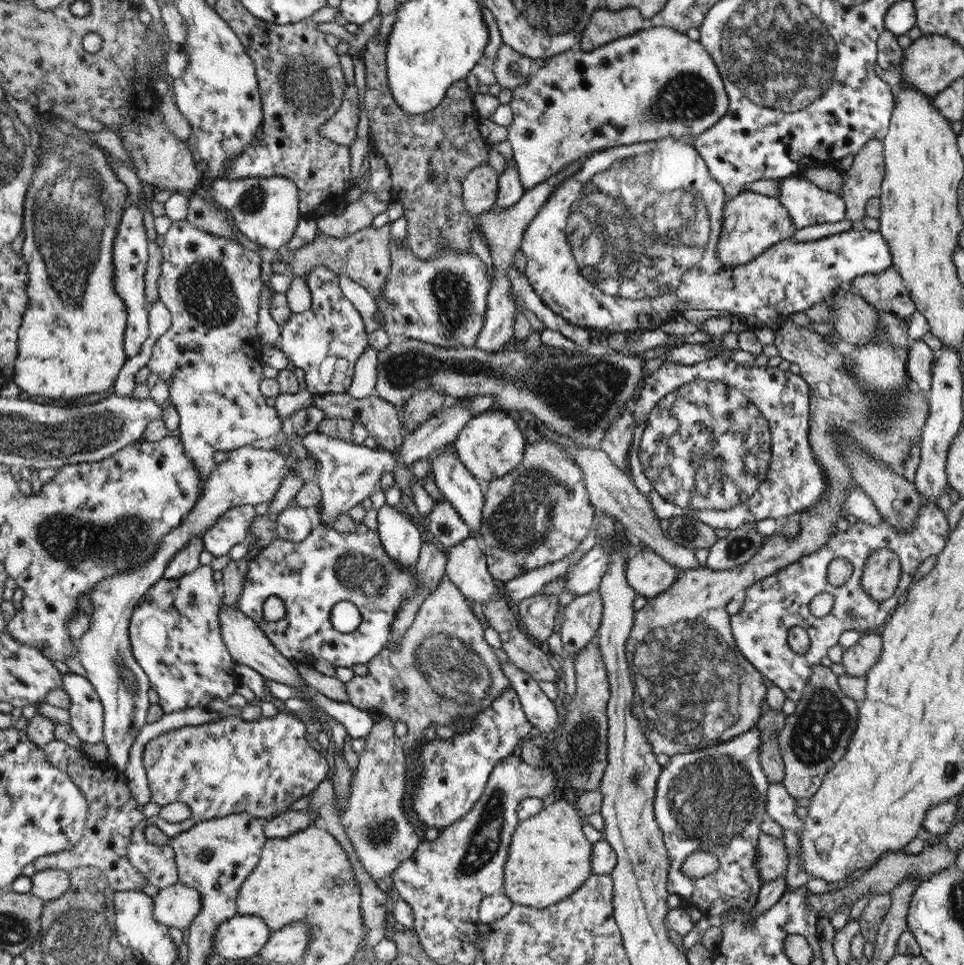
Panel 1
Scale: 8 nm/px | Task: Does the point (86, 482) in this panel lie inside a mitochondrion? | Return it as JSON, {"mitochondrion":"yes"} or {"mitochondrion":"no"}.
{"mitochondrion":"no"}

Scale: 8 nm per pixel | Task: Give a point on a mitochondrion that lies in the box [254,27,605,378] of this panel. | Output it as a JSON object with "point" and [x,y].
{"point":[308,85]}

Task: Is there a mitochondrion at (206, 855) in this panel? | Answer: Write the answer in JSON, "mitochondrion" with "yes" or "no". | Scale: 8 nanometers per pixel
{"mitochondrion":"no"}

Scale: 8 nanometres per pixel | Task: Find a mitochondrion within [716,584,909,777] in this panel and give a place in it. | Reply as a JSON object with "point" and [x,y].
{"point":[824,722]}

